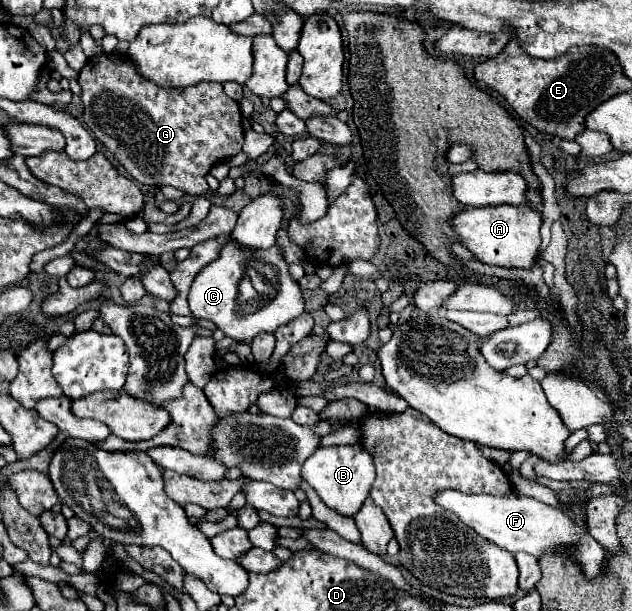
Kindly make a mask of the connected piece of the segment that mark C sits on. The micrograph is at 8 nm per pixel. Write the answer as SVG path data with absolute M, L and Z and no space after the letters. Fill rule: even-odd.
M229 241L225 245L225 249L221 249L221 255L217 261L209 263L205 269L201 269L201 273L195 277L191 291L189 291L189 307L191 313L199 319L209 319L213 321L227 337L237 339L237 341L251 341L253 337L257 337L259 333L273 333L277 331L281 325L287 325L289 321L293 321L295 317L299 317L303 313L303 295L299 285L291 279L289 271L287 271L287 263L281 257L281 251L277 245L263 249L263 251L245 251L241 249L235 241ZM255 261L263 261L269 263L273 267L277 267L277 277L279 277L279 291L275 293L275 297L259 301L259 307L255 307L253 311L247 311L239 305L237 301L237 293L239 293L239 283L245 275L245 269L255 263Z

